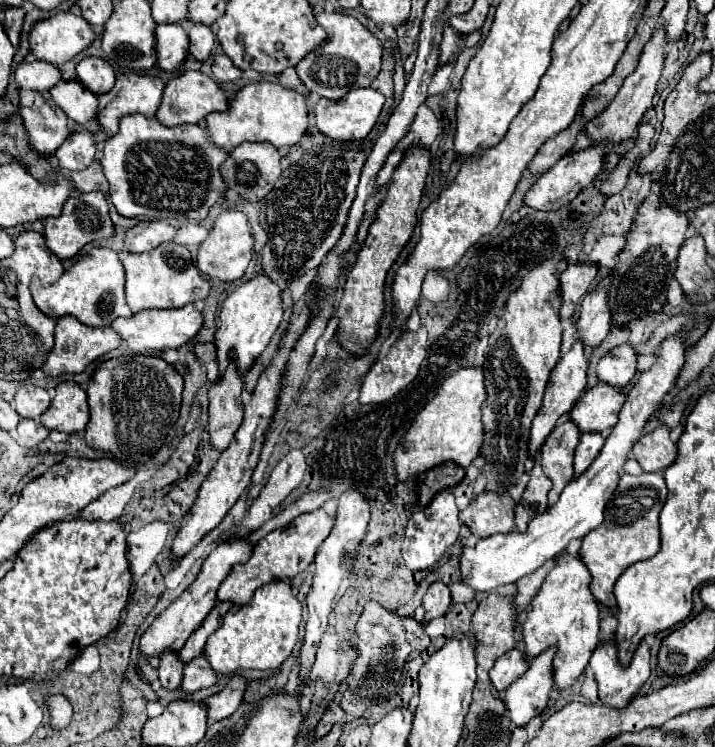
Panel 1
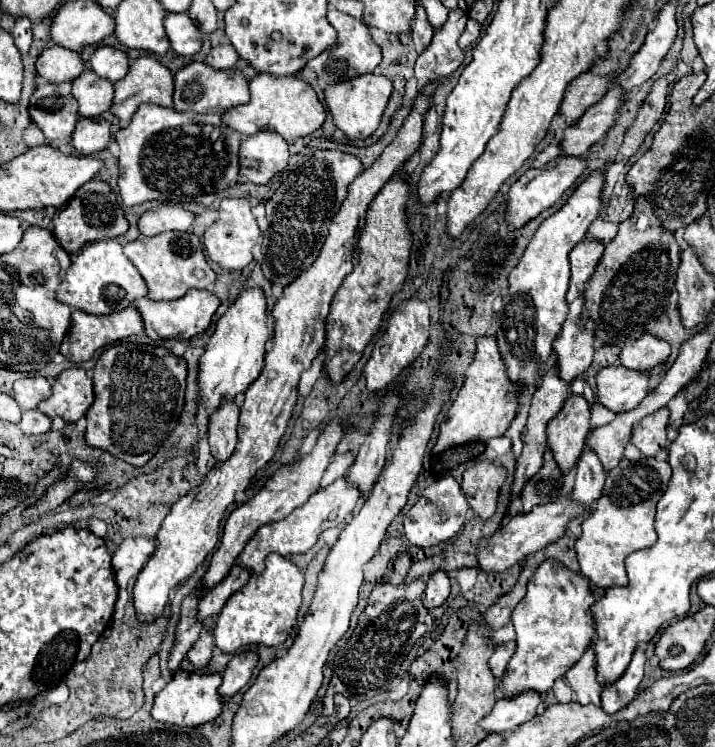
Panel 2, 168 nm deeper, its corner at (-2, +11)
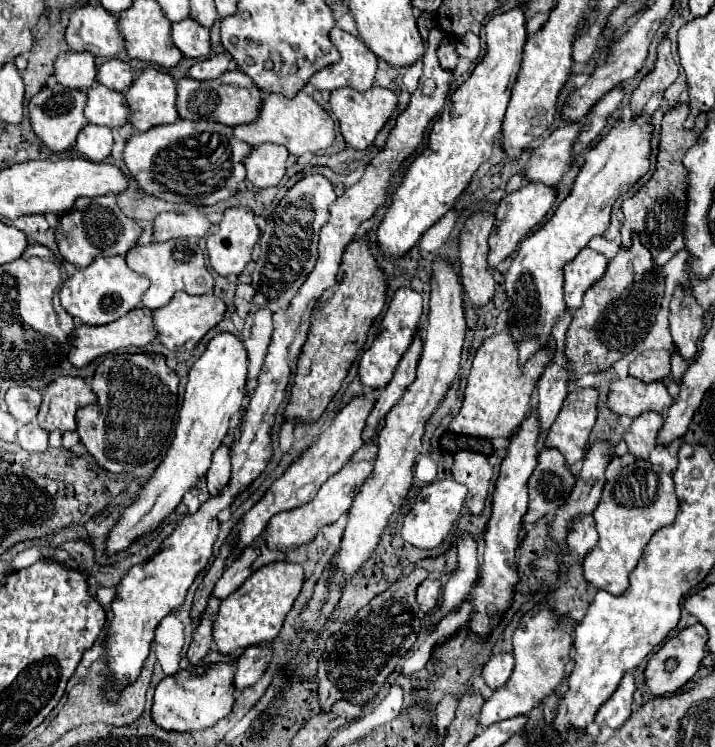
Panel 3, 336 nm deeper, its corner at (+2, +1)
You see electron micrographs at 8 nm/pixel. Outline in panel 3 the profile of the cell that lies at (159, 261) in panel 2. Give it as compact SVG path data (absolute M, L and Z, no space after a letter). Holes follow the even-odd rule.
M168 240L168 242L154 242L154 244L146 244L146 246L134 246L128 254L126 254L126 264L134 270L144 274L150 280L150 288L144 292L142 304L150 310L156 310L160 306L166 306L172 296L180 290L188 292L188 294L208 294L214 288L214 280L212 274L208 272L206 264L204 264L204 254L198 246L198 242L194 240Z

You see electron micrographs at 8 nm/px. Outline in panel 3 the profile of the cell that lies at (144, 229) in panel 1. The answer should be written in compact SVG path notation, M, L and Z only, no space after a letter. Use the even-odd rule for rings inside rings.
M164 212L154 220L154 240L168 242L174 238L202 238L208 234L210 222L202 212Z

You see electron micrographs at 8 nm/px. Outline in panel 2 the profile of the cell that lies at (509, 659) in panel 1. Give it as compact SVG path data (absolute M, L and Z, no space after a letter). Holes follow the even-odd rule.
M510 640L510 642L506 642L506 644L498 644L498 646L494 648L494 654L492 654L492 658L490 658L488 664L490 664L490 670L492 670L492 674L494 674L496 678L502 678L502 676L504 676L506 666L508 666L508 662L510 662L514 650L516 650L516 642L514 642L514 640Z

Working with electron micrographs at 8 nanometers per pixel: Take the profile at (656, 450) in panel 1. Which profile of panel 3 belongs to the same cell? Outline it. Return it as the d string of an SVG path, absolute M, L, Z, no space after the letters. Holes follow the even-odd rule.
M644 412L638 418L634 418L632 426L624 434L624 442L628 446L628 452L636 458L648 458L650 452L656 448L658 432L664 424L664 418L656 412Z

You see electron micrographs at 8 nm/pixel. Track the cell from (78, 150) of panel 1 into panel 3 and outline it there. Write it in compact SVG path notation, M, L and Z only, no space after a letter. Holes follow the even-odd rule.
M84 126L76 140L76 152L88 160L104 160L112 150L112 130L106 126Z

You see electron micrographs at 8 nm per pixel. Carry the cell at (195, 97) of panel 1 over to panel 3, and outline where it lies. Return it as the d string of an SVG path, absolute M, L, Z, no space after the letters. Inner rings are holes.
M228 70L216 80L194 80L194 78L182 78L176 84L176 110L180 118L186 120L204 120L204 122L220 122L226 126L238 126L248 124L256 120L258 106L262 102L262 94L242 70Z

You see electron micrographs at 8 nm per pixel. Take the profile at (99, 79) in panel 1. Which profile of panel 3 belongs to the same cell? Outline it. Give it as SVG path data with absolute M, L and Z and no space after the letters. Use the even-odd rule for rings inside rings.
M112 58L112 60L98 66L96 82L108 86L110 90L126 92L126 88L132 82L132 70L130 70L130 66L126 62L122 62L118 58Z

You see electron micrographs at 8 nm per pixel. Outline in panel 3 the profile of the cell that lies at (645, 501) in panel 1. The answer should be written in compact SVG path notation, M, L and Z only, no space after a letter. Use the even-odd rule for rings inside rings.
M636 460L634 464L620 470L614 480L608 480L602 490L600 504L594 510L596 530L600 534L596 546L582 558L582 570L586 582L596 586L598 590L606 590L612 596L622 596L628 588L628 574L636 568L642 558L644 546L650 540L650 534L668 526L680 502L674 492L672 476L662 470L658 464L650 464L648 460Z

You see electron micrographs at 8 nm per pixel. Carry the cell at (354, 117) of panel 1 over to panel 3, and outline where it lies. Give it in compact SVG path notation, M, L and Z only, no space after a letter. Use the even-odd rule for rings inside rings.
M372 86L366 92L358 92L354 88L338 88L338 90L332 90L332 94L330 94L330 110L338 118L340 132L344 136L346 144L352 146L354 150L364 150L374 142L376 134L386 124L386 120L394 112L396 104L398 104L396 94L382 86Z

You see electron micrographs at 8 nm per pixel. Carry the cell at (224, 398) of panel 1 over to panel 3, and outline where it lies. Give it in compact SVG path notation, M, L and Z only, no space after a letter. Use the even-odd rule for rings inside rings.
M222 444L214 458L212 458L212 466L206 474L208 480L208 492L210 494L218 494L230 480L230 448L226 444Z

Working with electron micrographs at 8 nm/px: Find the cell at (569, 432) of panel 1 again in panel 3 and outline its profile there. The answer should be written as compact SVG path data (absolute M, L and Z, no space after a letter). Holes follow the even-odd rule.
M594 388L570 392L556 422L546 434L544 446L560 450L566 458L566 466L576 464L584 456L590 430L596 422L596 402L598 392Z

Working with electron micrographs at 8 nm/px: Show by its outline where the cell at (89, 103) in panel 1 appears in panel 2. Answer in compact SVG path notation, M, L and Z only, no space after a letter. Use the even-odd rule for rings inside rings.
M84 70L82 76L72 82L72 94L80 104L80 116L94 118L110 110L114 86L112 82L96 76L92 70Z

